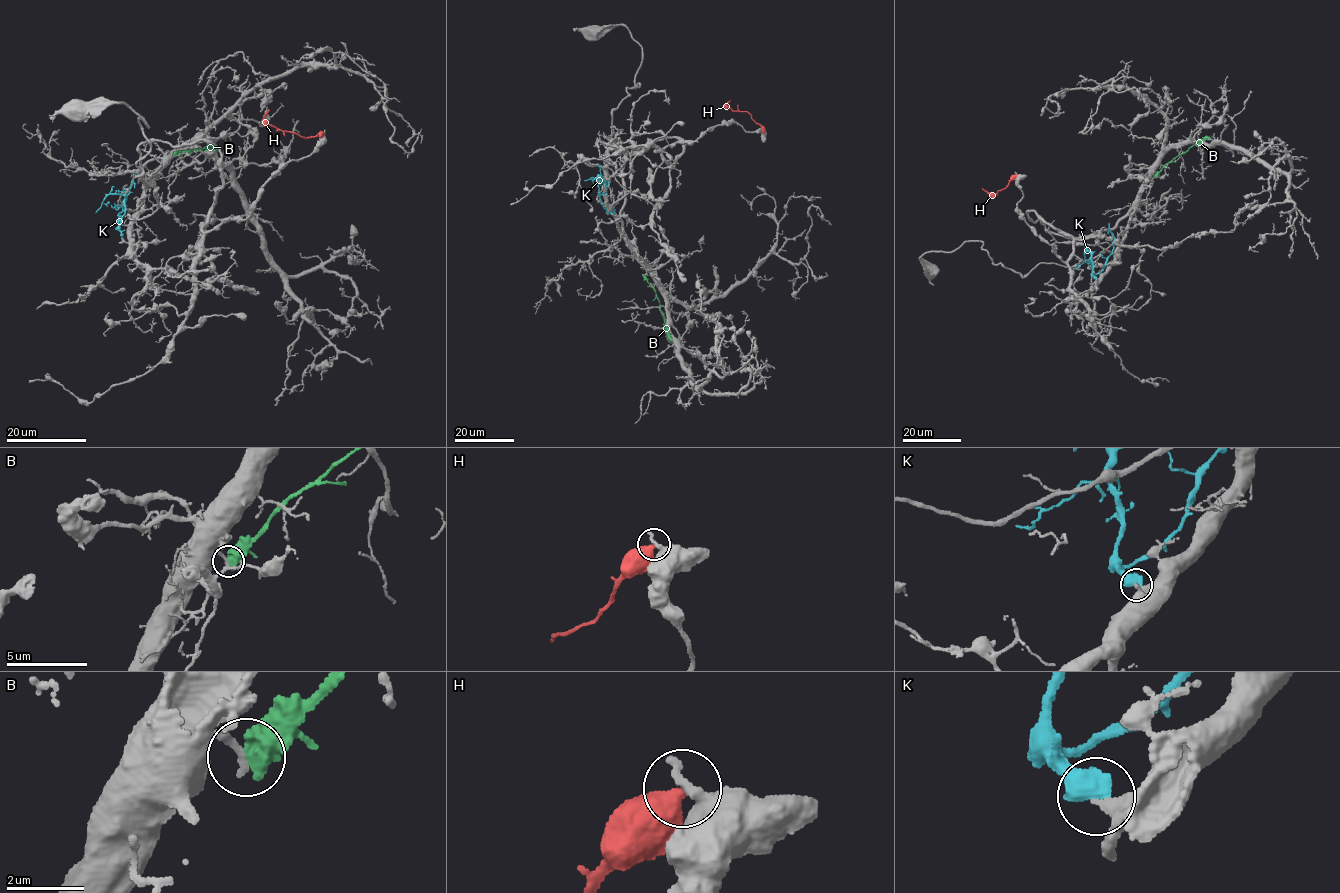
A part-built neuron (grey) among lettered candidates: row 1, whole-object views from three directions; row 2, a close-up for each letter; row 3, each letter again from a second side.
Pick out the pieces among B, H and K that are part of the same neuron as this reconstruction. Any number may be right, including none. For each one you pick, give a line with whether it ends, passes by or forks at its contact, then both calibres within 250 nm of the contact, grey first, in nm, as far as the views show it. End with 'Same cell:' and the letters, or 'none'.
Same cell: none

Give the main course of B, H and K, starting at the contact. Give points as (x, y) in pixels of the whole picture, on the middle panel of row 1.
B: (643, 275), (659, 301), (670, 340)
H: (765, 133), (746, 111), (734, 111), (725, 104), (730, 101)
K: (600, 177), (597, 177), (600, 197), (608, 213), (615, 214)

